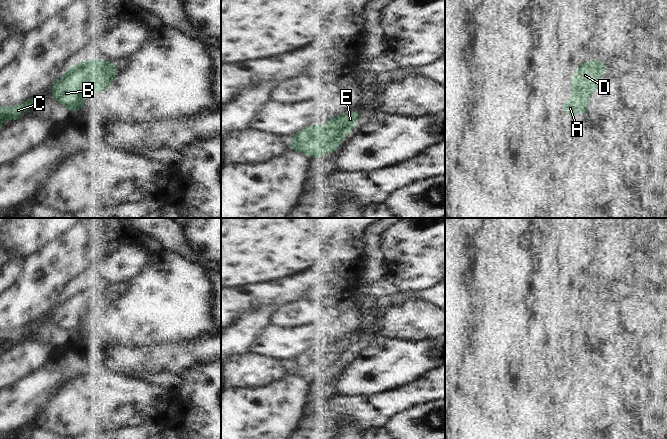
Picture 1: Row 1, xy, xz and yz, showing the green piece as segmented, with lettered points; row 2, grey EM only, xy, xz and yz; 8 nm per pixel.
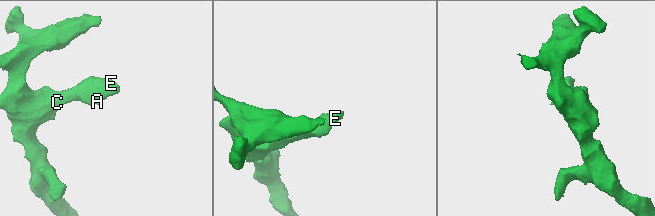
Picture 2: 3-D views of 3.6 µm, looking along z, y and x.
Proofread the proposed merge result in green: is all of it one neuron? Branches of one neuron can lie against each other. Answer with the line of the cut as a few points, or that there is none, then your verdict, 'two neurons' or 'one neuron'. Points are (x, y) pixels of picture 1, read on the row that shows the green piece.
no cut; one neuron

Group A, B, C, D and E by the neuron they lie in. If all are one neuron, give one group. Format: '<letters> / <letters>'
A B C D E

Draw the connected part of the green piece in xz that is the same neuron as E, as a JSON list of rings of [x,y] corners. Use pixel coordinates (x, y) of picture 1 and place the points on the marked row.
[[[350,110],[330,118],[322,127],[310,125],[292,137],[289,148],[314,158],[335,151],[345,136],[355,129],[360,113]]]

